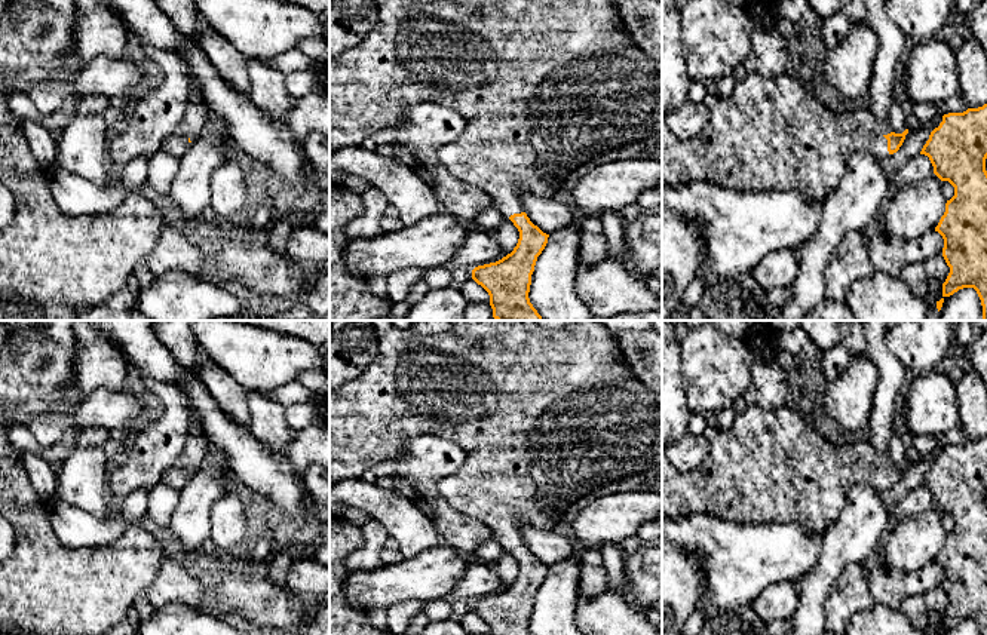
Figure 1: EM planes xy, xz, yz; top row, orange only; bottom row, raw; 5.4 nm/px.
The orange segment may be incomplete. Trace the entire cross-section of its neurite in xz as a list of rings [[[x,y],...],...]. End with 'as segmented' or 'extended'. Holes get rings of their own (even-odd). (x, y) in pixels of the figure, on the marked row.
[[[377,0],[380,18],[376,27],[355,47],[329,59],[329,153],[359,147],[362,139],[373,136],[384,128],[398,128],[407,110],[417,102],[435,102],[459,113],[466,126],[460,136],[439,150],[439,162],[459,180],[485,191],[505,218],[509,218],[519,231],[517,246],[502,260],[472,270],[472,279],[490,295],[490,306],[496,320],[543,320],[528,298],[531,274],[537,257],[548,243],[549,234],[534,226],[521,205],[521,194],[552,197],[563,182],[592,157],[613,151],[623,145],[643,141],[647,136],[662,134],[662,77],[656,71],[656,62],[647,56],[625,31],[617,9],[610,0],[436,0],[423,3],[419,0]]]; extended

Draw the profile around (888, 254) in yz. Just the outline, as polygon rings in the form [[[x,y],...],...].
[[[883,228],[867,242],[870,261],[876,272],[899,276],[907,264],[925,263],[934,255],[942,255],[944,239],[932,230],[916,239],[901,239]]]

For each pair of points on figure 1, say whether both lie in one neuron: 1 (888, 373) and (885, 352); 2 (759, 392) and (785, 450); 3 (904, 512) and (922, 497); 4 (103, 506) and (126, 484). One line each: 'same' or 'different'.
1: same
2: different
3: same
4: different

